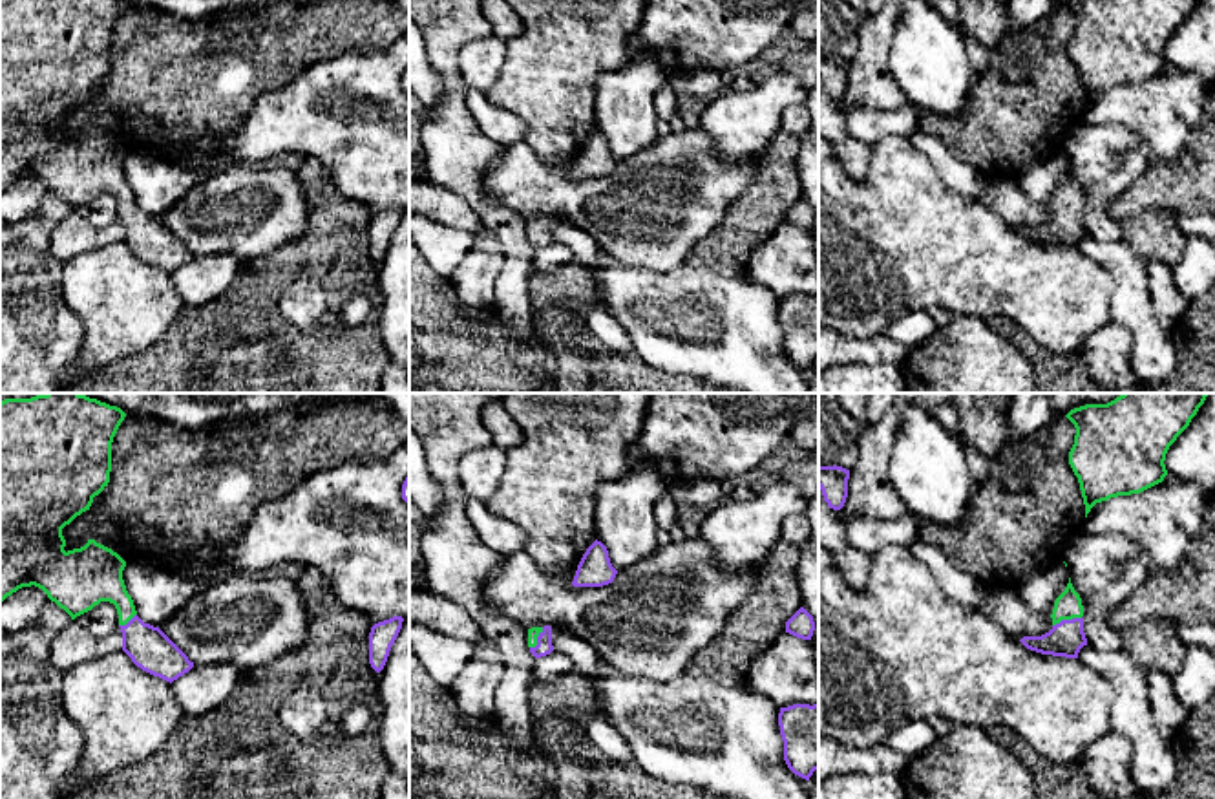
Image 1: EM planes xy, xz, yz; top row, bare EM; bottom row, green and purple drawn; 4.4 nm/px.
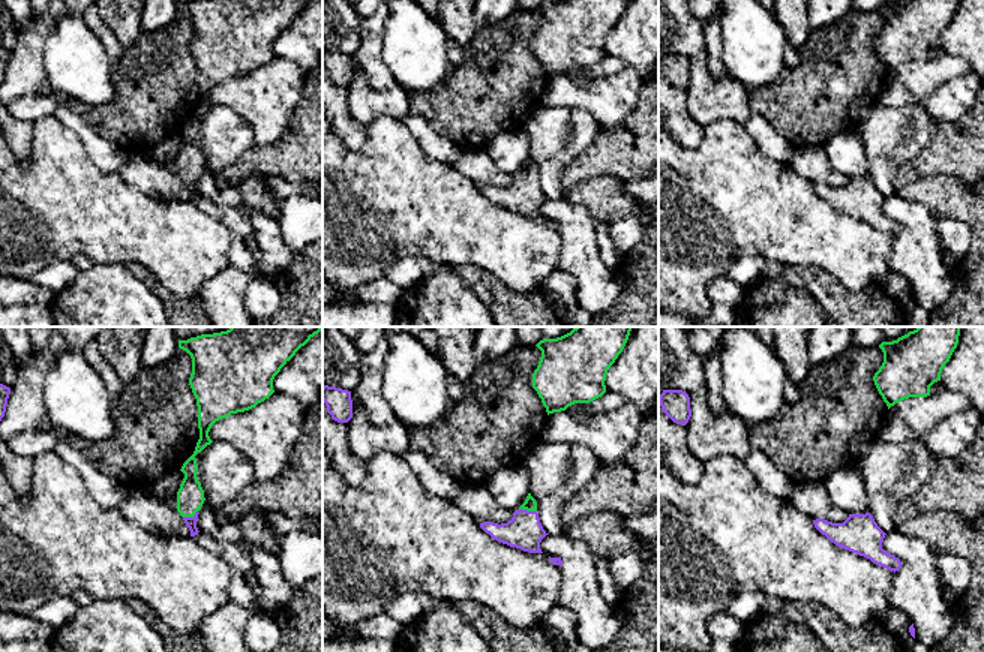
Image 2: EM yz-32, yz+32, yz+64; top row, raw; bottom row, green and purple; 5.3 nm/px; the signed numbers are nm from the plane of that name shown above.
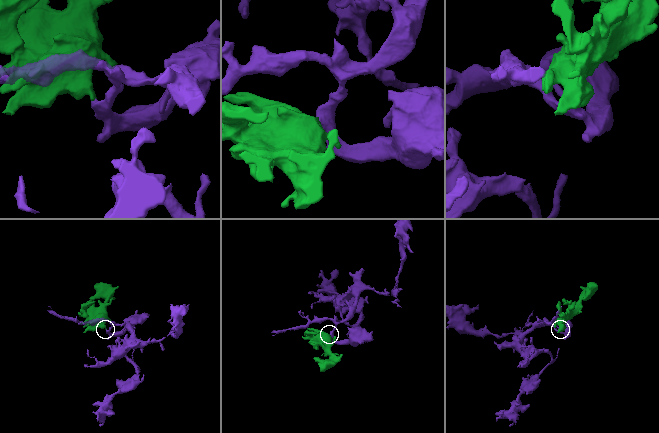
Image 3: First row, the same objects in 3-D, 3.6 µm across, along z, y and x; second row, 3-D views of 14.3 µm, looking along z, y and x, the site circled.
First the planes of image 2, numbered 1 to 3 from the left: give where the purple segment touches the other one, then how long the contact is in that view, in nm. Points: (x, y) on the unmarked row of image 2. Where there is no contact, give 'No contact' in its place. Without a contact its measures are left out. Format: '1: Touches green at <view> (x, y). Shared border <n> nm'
1: Touches green at yz-32 (191, 180). Shared border 90 nm
2: Touches green at yz+32 (528, 174). Shared border 100 nm
3: No contact

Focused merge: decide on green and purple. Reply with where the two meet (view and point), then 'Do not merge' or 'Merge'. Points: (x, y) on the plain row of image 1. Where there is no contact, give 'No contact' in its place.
Touches green at yz (1066, 209). Merge

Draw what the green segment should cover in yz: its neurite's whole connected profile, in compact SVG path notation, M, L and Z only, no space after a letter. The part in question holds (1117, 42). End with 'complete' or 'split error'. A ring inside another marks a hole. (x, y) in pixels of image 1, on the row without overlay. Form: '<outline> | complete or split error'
M1071 0L1074 35L1069 55L1078 68L1085 108L1096 93L1140 84L1167 66L1166 44L1199 0Z | complete

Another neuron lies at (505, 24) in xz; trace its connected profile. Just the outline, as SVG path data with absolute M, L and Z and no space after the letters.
M481 0L482 15L491 24L491 35L502 42L523 31L523 24L506 0Z

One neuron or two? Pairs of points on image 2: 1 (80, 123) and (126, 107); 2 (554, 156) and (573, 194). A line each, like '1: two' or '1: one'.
1: two
2: two

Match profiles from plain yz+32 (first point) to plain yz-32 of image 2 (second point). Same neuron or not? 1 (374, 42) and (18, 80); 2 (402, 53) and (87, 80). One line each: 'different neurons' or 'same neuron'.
1: same neuron
2: same neuron

